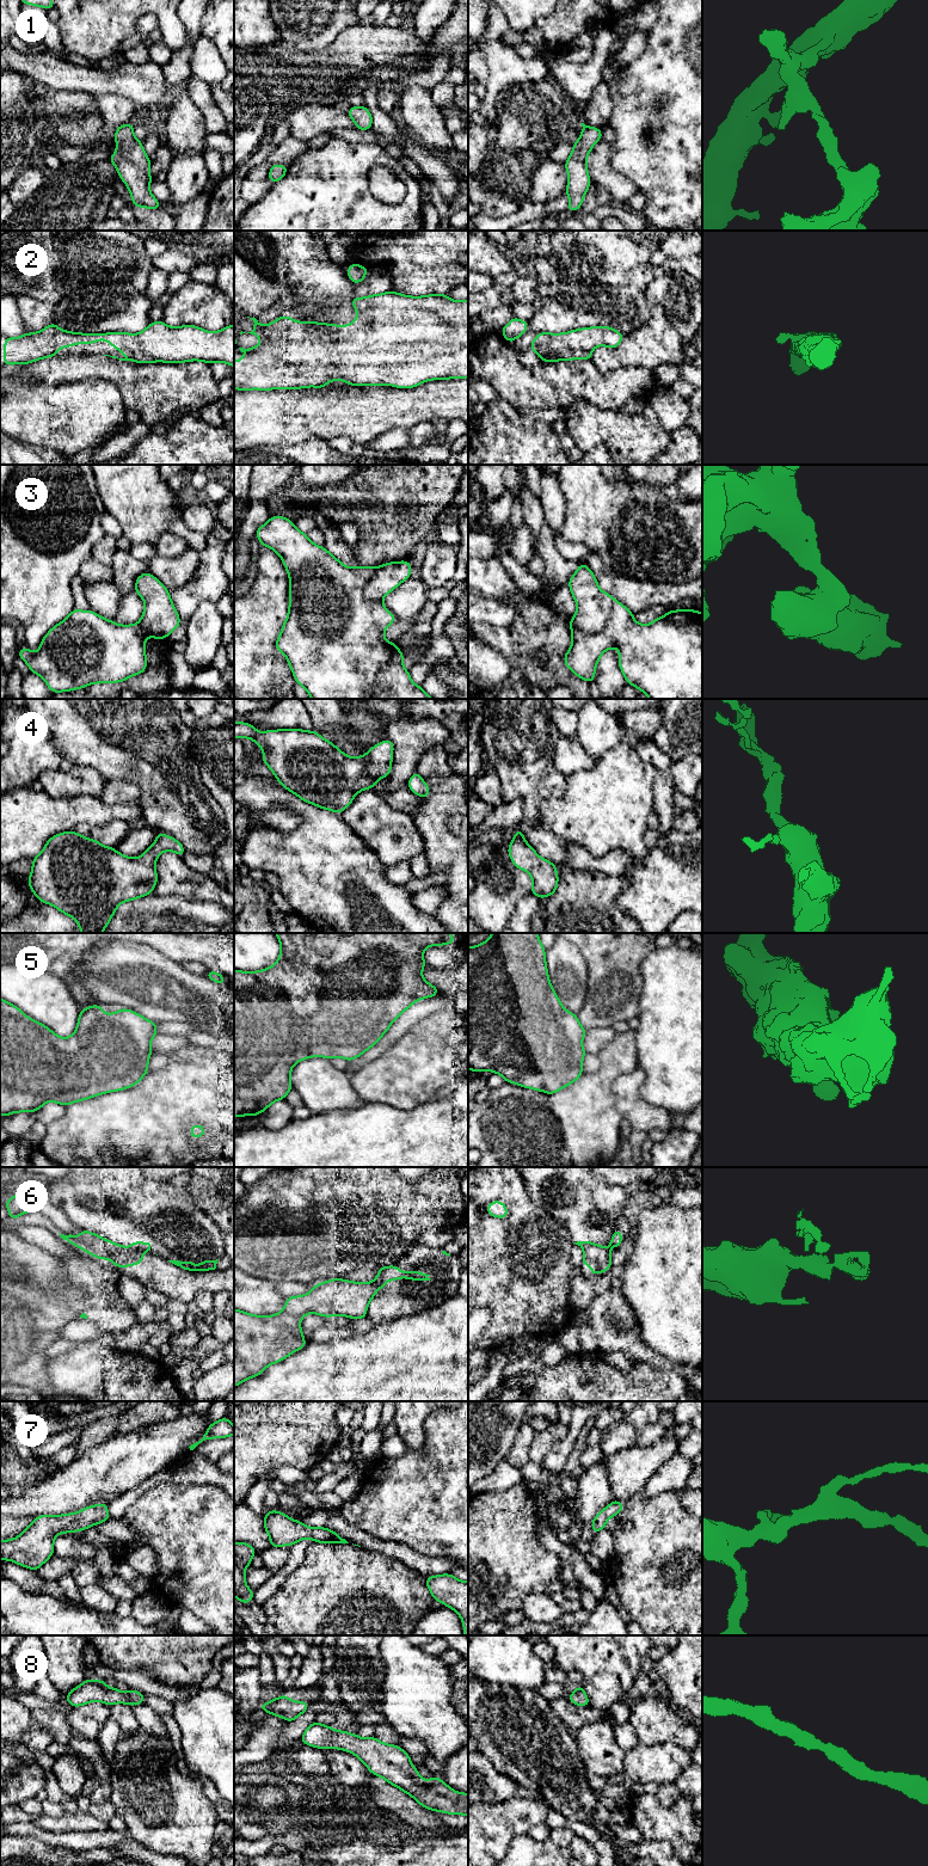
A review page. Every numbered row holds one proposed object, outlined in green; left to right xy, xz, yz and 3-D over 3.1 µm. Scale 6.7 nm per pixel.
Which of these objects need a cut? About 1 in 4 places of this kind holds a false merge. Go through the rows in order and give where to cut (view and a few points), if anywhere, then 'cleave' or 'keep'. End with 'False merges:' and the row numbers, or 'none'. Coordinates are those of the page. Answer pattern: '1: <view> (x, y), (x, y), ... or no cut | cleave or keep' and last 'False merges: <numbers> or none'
1: no cut | keep
2: no cut | keep
3: yz (615, 601), (609, 620), (598, 632), (587, 633), (571, 628) | cleave
4: no cut | keep
5: no cut | keep
6: xy (130, 1247), (142, 1251) | cleave
7: no cut | keep
8: no cut | keep
False merges: 3, 6

